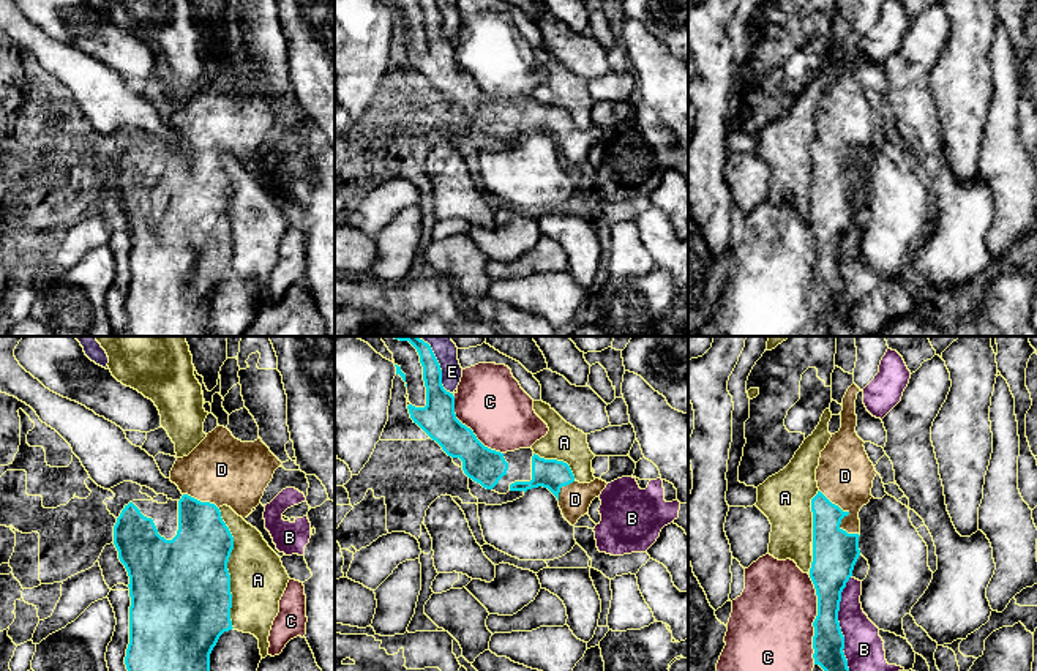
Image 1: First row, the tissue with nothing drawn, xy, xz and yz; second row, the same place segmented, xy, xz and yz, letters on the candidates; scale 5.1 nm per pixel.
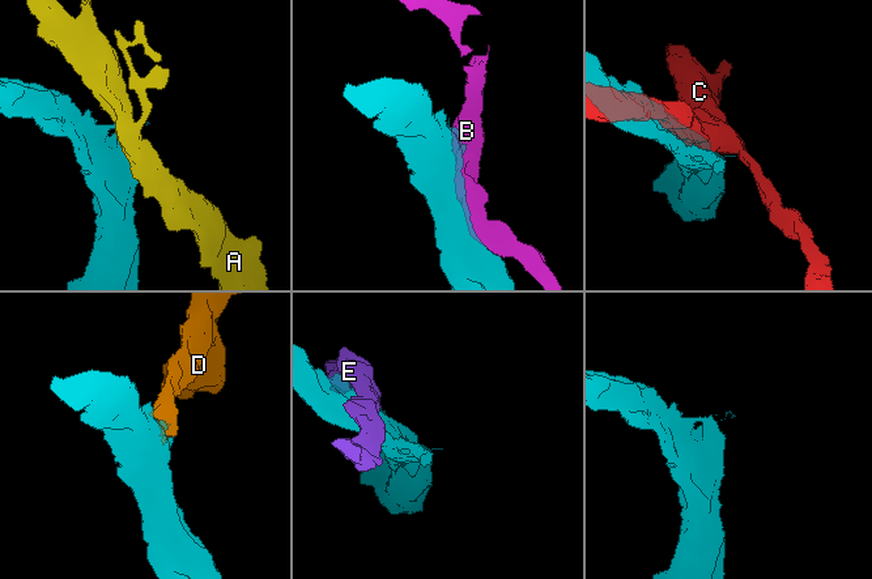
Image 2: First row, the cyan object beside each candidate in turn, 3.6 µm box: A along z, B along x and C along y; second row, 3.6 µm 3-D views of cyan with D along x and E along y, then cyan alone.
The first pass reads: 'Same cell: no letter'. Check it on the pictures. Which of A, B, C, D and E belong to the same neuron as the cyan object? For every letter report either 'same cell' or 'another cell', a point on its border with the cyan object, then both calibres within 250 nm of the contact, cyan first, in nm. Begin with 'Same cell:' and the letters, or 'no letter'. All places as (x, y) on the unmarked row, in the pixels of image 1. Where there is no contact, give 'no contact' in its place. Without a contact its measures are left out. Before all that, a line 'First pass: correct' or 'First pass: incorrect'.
First pass: incorrect
Same cell: D
A: another cell; meets cyan in xy at (226, 215); 500 nm thick on the cyan side, 280 nm on the other
B: another cell; meets cyan in yz at (840, 278); 160 nm thick on the cyan side, 200 nm on the other
C: another cell; meets cyan in yz at (815, 266); 190 nm thick on the cyan side, 440 nm on the other
D: same cell; meets cyan in yz at (846, 161); 240 nm thick on the cyan side, 300 nm on the other
E: another cell; meets cyan in xz at (441, 21); 190 nm thick on the cyan side, 110 nm on the other

